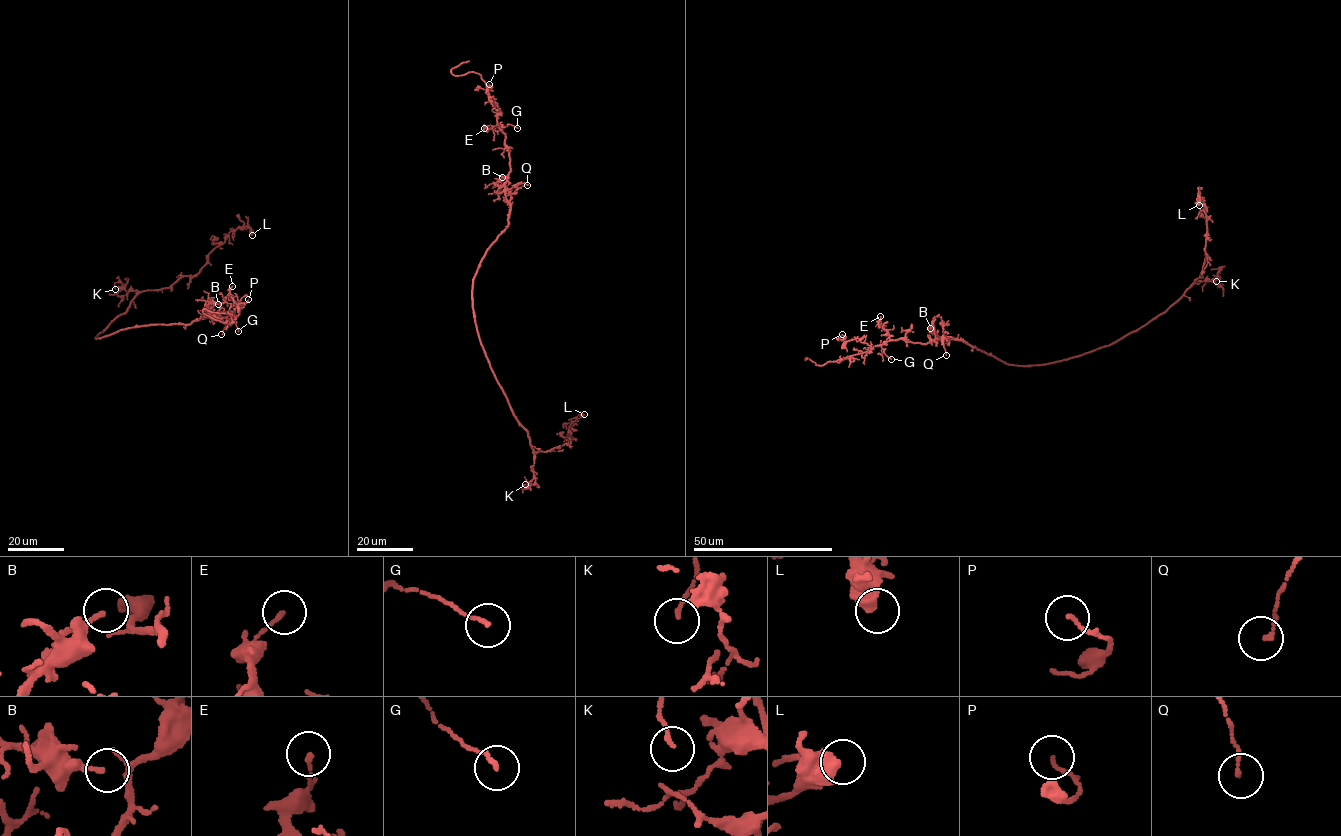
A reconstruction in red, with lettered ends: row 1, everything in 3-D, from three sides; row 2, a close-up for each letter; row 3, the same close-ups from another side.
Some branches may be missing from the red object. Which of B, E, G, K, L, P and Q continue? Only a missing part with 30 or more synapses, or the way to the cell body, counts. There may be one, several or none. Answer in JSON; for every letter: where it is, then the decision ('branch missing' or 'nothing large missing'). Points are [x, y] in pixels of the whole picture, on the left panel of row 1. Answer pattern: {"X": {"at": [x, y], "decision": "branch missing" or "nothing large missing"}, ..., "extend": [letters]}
{"B": {"at": [218, 304], "decision": "nothing large missing"}, "E": {"at": [232, 286], "decision": "nothing large missing"}, "G": {"at": [238, 331], "decision": "nothing large missing"}, "K": {"at": [115, 289], "decision": "nothing large missing"}, "L": {"at": [252, 235], "decision": "nothing large missing"}, "P": {"at": [248, 299], "decision": "nothing large missing"}, "Q": {"at": [221, 334], "decision": "nothing large missing"}, "extend": []}

